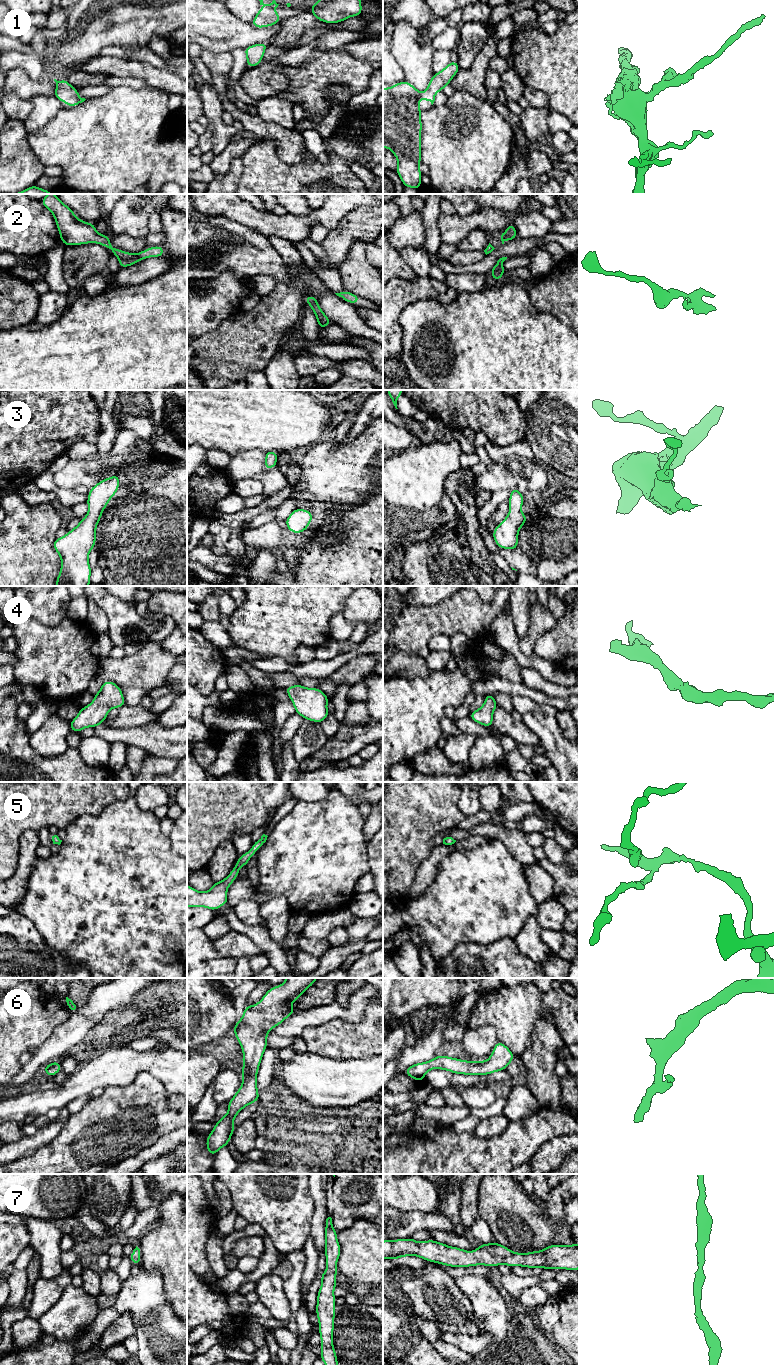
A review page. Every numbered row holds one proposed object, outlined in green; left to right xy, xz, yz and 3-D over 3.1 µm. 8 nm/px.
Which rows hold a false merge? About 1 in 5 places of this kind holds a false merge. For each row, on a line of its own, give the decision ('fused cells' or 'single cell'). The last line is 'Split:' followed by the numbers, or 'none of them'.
1: single cell
2: single cell
3: single cell
4: single cell
5: single cell
6: single cell
7: single cell
Split: none of them

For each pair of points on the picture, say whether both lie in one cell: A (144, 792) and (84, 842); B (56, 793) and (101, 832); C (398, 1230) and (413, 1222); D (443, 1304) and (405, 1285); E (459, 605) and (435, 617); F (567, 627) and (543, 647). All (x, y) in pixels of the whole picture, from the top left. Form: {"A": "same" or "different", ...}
{"A": "different", "B": "different", "C": "same", "D": "same", "E": "same", "F": "same"}

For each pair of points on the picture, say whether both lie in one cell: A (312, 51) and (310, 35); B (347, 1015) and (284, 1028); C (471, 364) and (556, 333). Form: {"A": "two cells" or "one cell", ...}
{"A": "two cells", "B": "one cell", "C": "one cell"}

